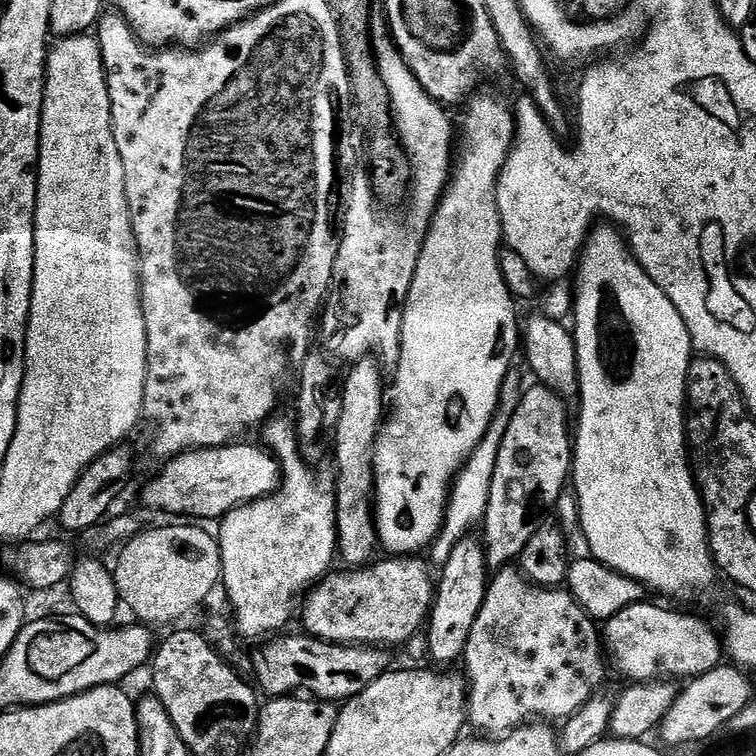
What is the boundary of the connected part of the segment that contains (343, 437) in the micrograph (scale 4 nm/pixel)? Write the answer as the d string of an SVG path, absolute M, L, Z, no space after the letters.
M365 358L351 365L348 377L343 377L340 397L342 398L342 414L336 427L334 437L334 456L336 452L336 539L338 541L338 556L345 565L364 566L378 552L378 537L374 519L374 481L372 479L372 445L376 443L376 433L386 416L386 384L380 381L381 365L375 359Z

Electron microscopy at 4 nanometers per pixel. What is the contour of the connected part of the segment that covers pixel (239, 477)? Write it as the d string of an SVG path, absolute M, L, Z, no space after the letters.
M233 442L222 448L196 448L193 452L182 452L163 461L164 469L157 476L152 476L144 484L144 504L152 512L169 512L172 518L192 518L219 521L227 512L232 512L241 504L260 500L276 491L280 486L280 463L268 451L267 447L256 444Z

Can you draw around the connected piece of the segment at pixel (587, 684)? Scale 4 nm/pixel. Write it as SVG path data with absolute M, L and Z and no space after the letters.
M509 566L499 569L488 581L488 589L486 590L486 598L482 602L482 610L478 610L478 618L474 618L474 626L470 630L470 638L466 642L466 650L462 657L463 664L465 668L463 671L466 673L466 699L468 702L467 723L471 727L473 724L480 731L477 733L480 734L505 734L529 722L553 722L552 720L564 722L569 716L575 714L595 692L601 691L602 685L600 683L604 680L606 653L602 647L602 636L598 631L597 621L589 618L586 610L582 610L582 606L578 606L578 602L574 602L574 598L567 590L540 588L524 577L524 573L520 571L519 567Z

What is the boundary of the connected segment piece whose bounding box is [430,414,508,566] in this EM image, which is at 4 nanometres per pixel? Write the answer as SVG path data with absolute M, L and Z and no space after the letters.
M507 415L493 416L492 425L488 427L488 432L482 438L482 442L470 453L463 468L456 473L448 493L448 506L444 509L444 525L440 528L440 534L430 548L430 553L432 552L437 565L444 565L446 558L450 556L450 550L454 550L456 543L465 539L471 533L468 531L475 524L477 527L483 521L490 498L490 482L494 478L494 462L498 462L498 450L502 446L502 438L506 434L507 425Z

